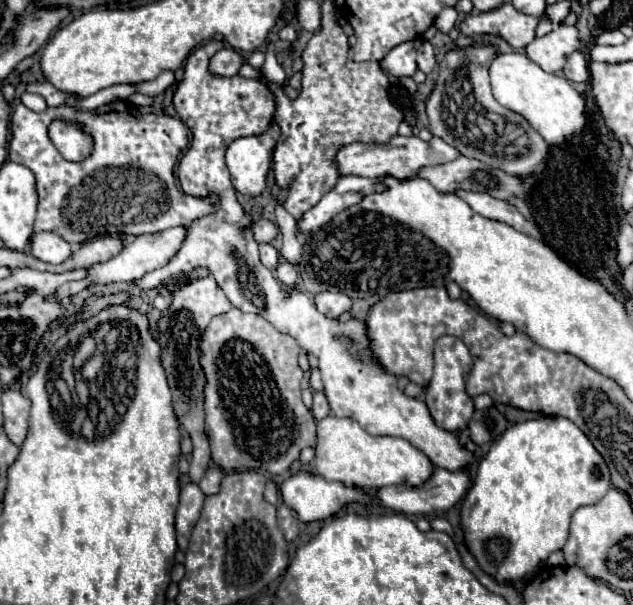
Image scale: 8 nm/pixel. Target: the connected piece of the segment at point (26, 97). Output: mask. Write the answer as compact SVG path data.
M24 92L24 94L22 94L22 104L24 104L26 108L34 110L34 112L42 112L42 110L46 110L46 102L44 102L44 98L38 96L38 94L30 94L30 92Z

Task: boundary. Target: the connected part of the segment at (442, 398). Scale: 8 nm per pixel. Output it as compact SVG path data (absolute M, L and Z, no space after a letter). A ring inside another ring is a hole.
M442 336L436 340L434 376L432 376L430 384L426 386L424 400L426 400L426 406L430 410L432 420L448 432L462 430L468 424L468 420L472 418L474 404L472 404L472 398L466 394L466 388L464 388L464 376L470 372L470 368L472 368L472 356L470 356L468 346L460 338Z

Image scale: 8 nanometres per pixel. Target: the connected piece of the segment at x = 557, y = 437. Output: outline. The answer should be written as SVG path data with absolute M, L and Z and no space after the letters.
M544 416L512 424L492 442L462 500L464 542L482 572L496 582L524 580L552 552L562 550L574 510L596 504L608 488L610 472L604 458L574 422Z

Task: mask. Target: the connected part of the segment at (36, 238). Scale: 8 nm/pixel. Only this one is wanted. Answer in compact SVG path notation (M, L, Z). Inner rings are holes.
M40 232L32 236L32 254L38 260L50 262L50 264L64 262L72 254L70 248L72 246L56 232Z

